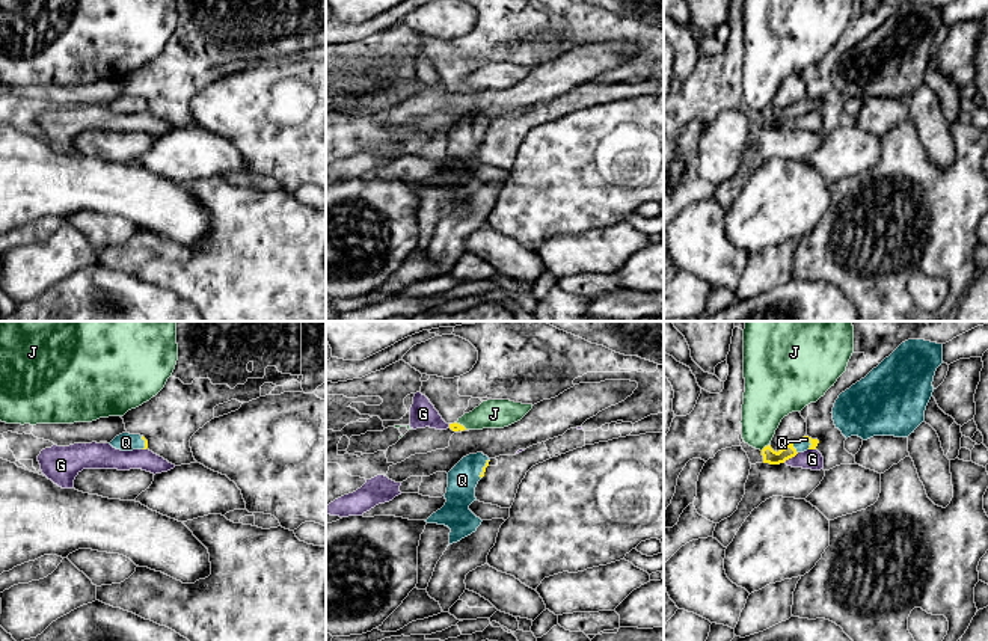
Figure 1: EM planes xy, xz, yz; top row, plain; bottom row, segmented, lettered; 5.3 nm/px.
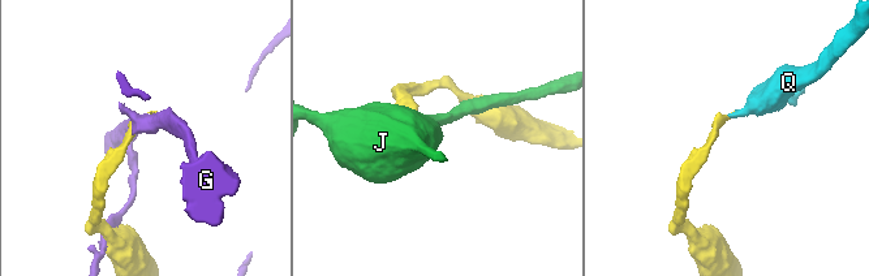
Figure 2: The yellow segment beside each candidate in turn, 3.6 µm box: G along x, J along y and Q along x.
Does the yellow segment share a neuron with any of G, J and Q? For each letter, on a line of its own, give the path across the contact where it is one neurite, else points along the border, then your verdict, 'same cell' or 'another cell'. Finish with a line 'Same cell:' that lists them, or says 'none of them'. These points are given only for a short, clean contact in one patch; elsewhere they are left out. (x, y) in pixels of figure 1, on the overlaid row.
G: another cell
J: border yz (770, 444), (760, 450); another cell
Q: way yz (770, 456), (782, 456), (794, 448), (801, 445); same cell
Same cell: Q

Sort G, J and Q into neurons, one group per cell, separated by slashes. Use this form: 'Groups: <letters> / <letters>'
Groups: G / J / Q

